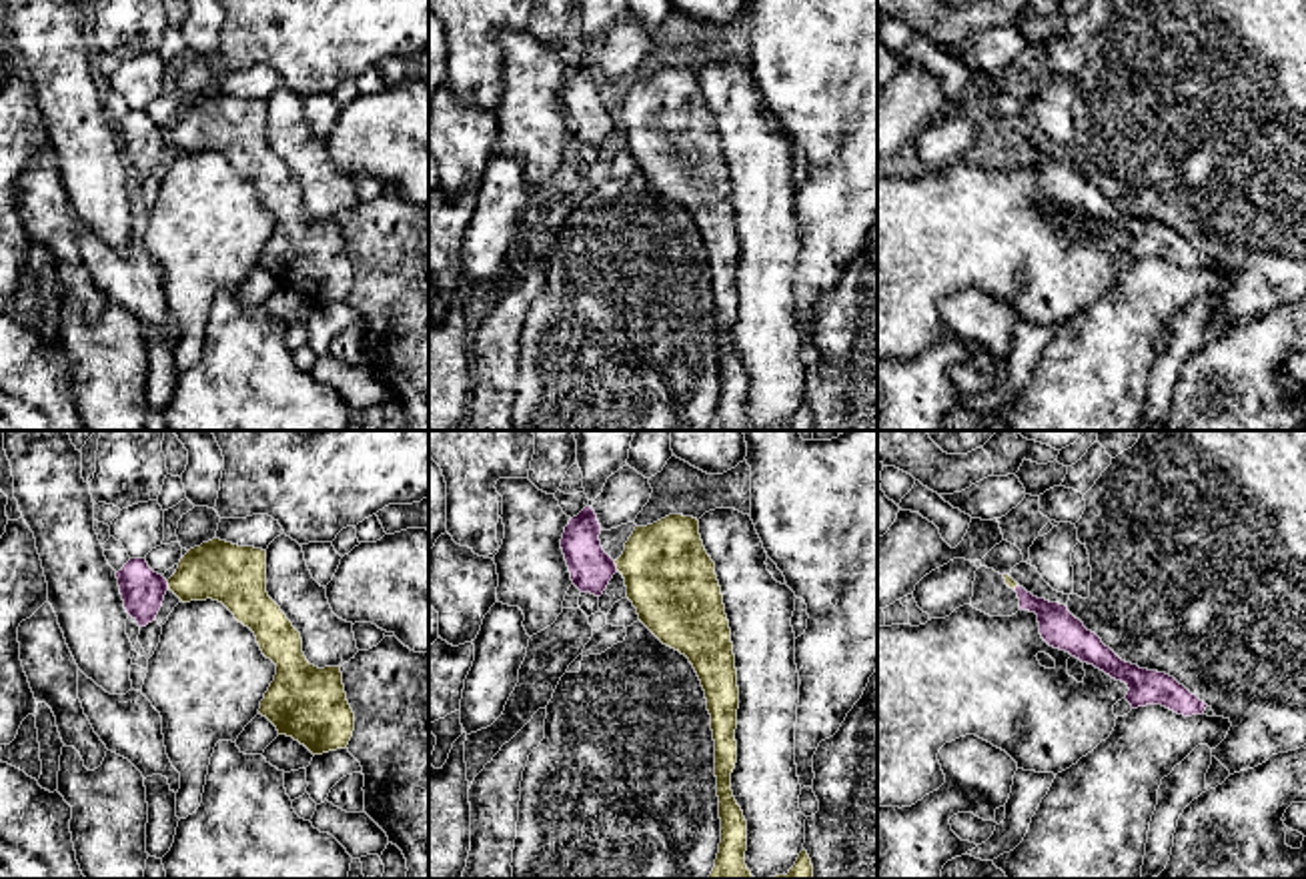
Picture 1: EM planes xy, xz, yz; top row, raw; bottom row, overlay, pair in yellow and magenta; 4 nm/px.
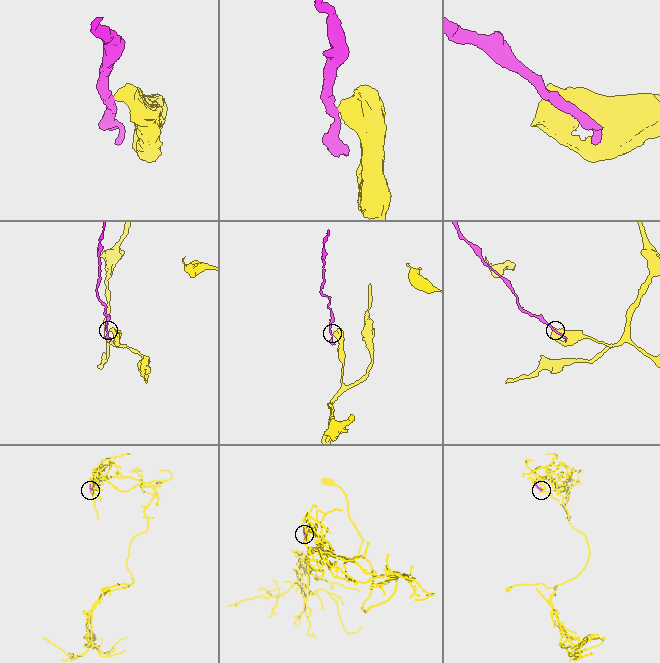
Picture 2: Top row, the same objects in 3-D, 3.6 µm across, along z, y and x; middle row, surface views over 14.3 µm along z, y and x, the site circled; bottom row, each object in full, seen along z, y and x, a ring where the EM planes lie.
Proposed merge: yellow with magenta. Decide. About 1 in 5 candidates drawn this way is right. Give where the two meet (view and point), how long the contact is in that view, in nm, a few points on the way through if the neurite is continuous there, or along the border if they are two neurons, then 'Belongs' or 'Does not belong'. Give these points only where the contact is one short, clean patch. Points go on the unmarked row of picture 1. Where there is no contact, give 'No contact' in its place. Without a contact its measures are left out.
Touches yellow at xz (615, 115). Shared border 40 nm. Boundary: xz (613, 113), (617, 121). Does not belong

